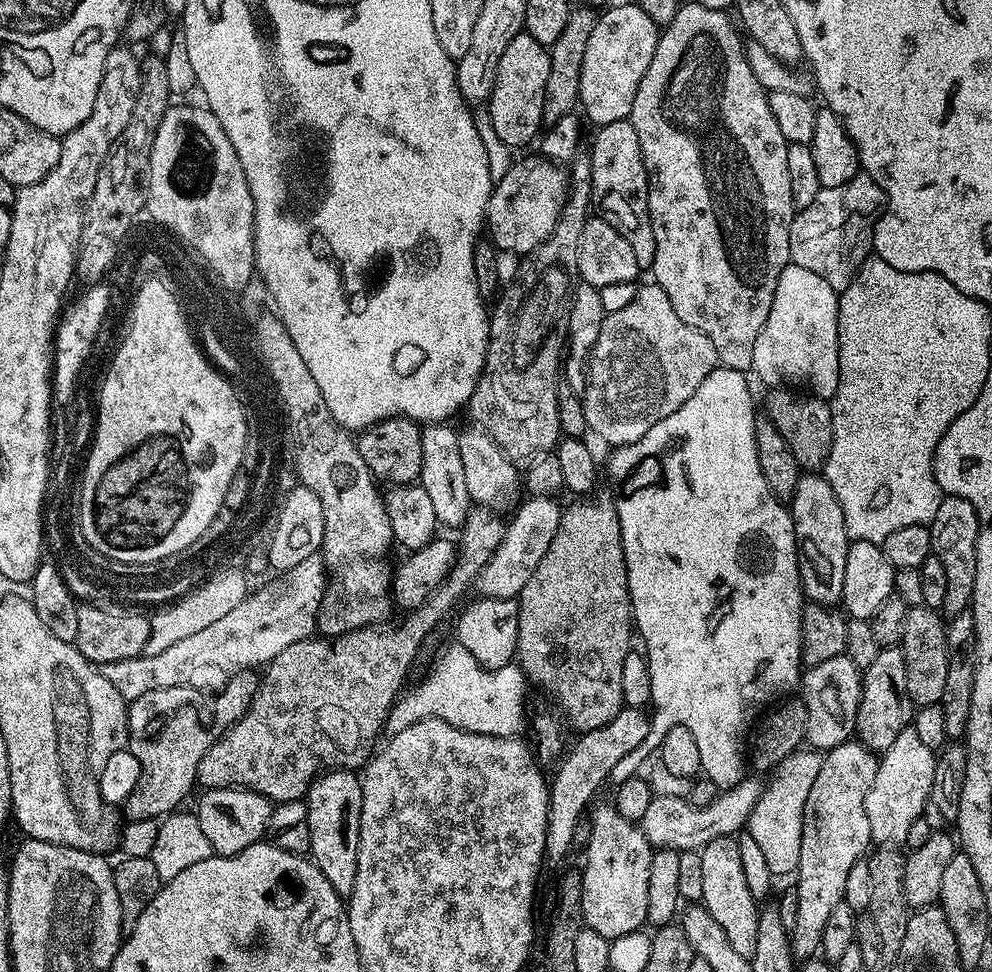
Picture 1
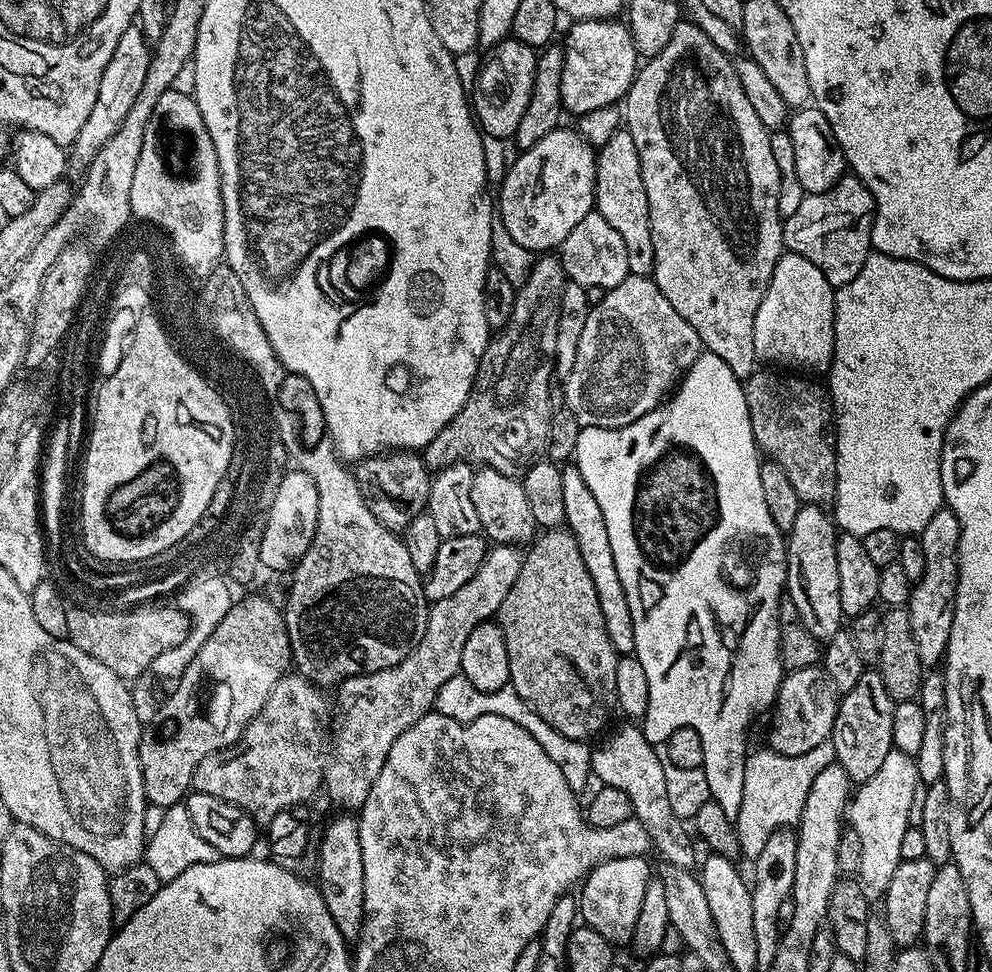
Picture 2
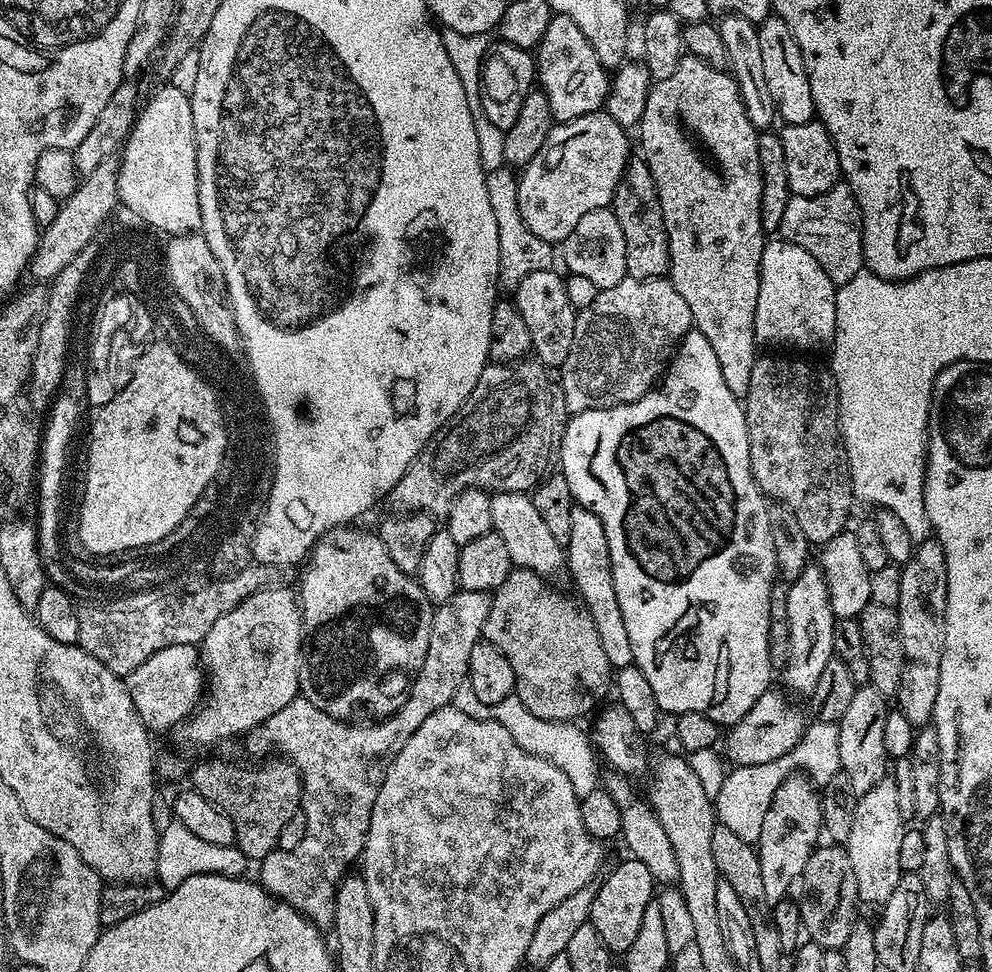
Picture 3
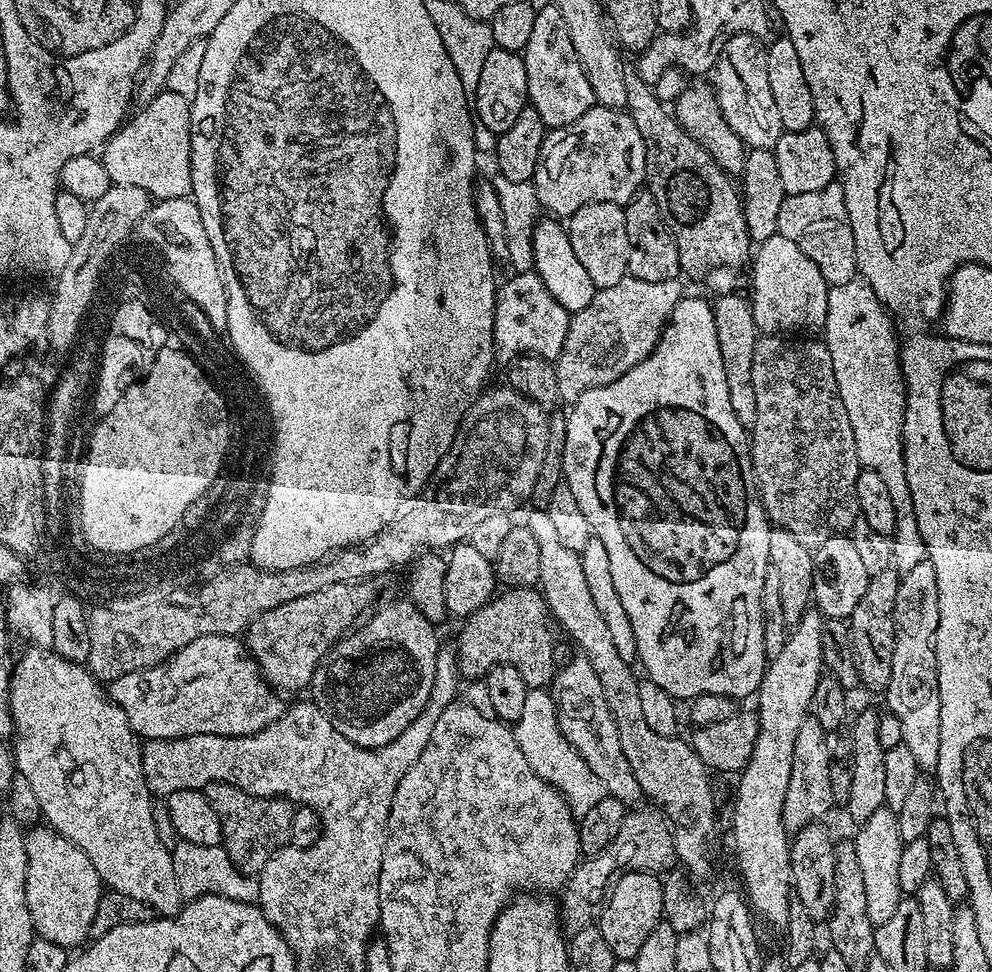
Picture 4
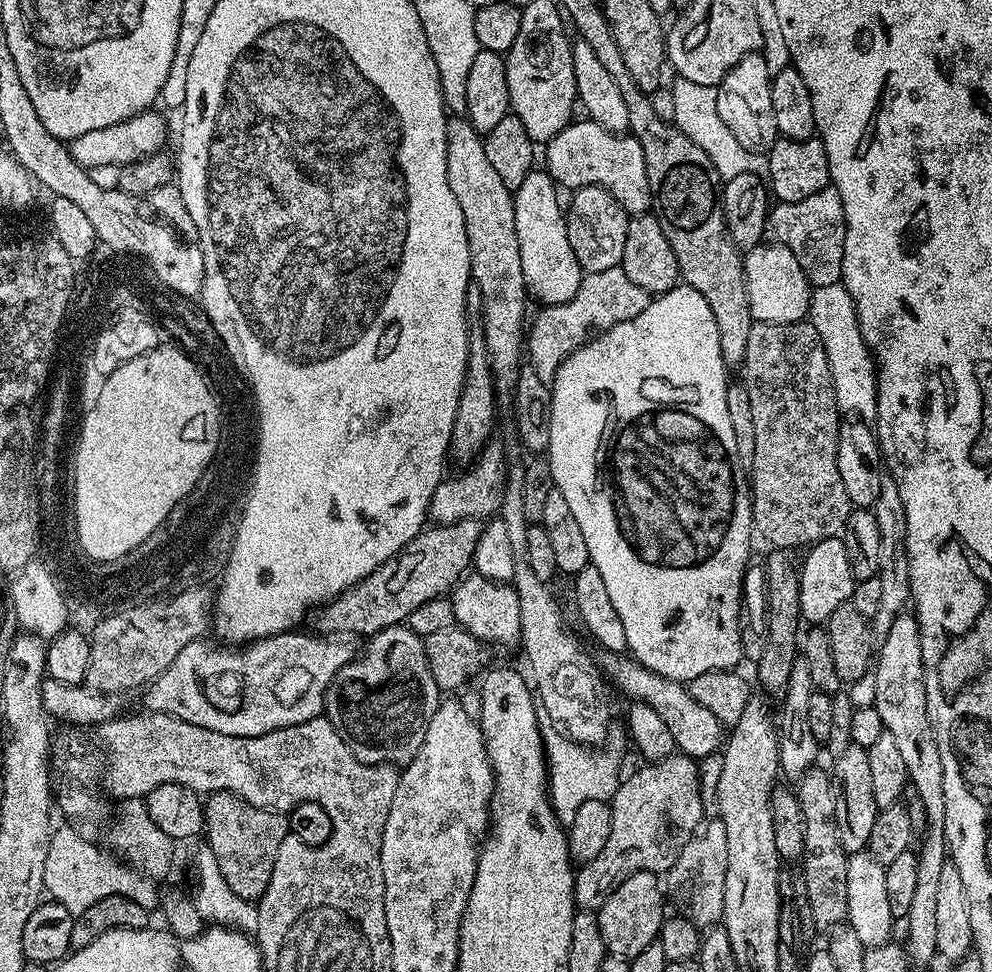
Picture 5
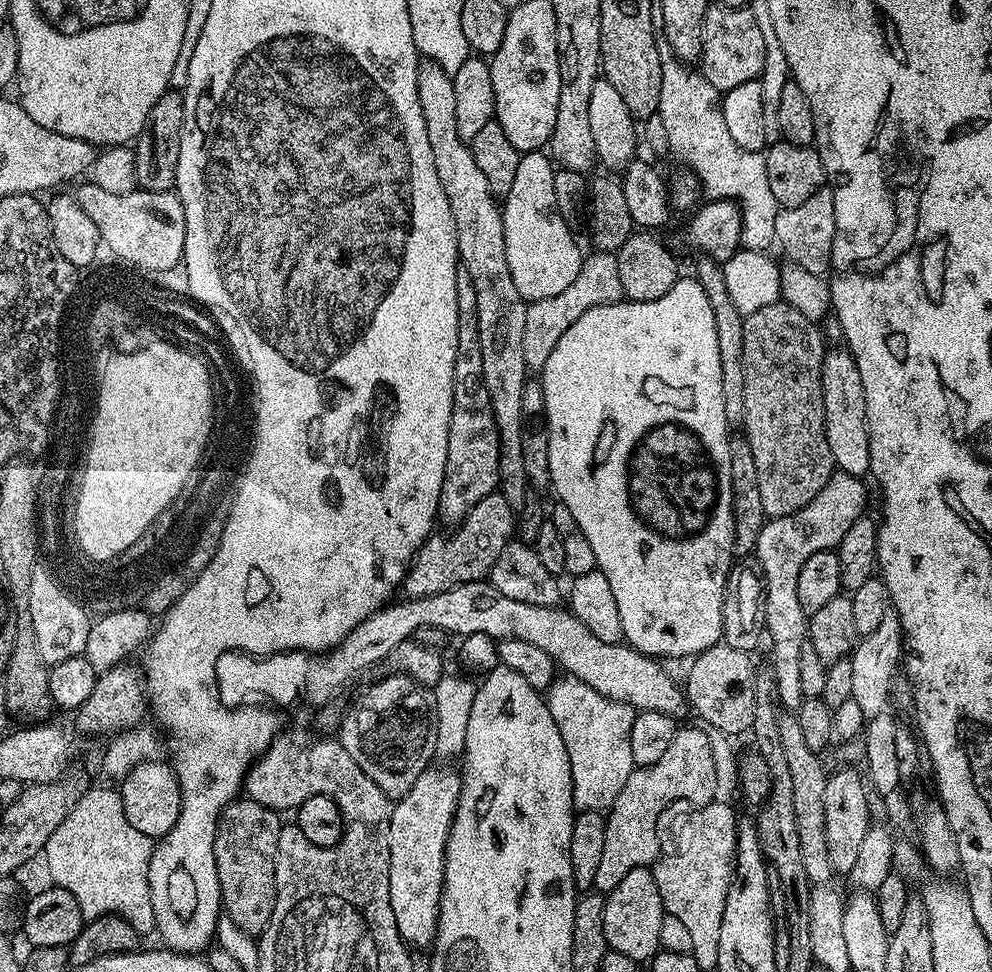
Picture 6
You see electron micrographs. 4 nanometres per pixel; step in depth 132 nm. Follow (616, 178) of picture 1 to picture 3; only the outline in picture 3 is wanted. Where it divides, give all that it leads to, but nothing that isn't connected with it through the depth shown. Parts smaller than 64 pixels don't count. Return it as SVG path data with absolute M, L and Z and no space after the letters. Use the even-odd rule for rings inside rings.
M643 158L629 159L610 207L618 218L618 226L622 226L622 234L626 238L628 276L633 280L659 280L667 277L668 239L662 218L662 202L658 198L654 174L650 174Z

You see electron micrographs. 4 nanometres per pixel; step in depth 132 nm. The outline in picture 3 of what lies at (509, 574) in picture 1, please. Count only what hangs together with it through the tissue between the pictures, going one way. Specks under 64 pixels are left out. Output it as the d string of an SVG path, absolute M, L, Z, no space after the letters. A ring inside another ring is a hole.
M463 590L456 591L451 598L445 602L445 604L439 605L432 613L432 633L430 634L430 646L428 647L428 653L424 659L424 664L420 667L420 671L417 672L415 680L412 682L412 691L406 698L406 702L402 705L393 716L386 716L377 719L375 722L364 722L368 724L356 724L360 722L349 722L346 720L339 720L334 718L330 714L326 714L322 710L318 710L318 706L314 706L314 702L310 702L304 696L297 694L295 698L290 702L290 706L282 706L282 710L278 710L278 714L274 714L274 718L266 718L264 724L258 725L254 731L247 733L246 741L248 740L248 748L253 752L253 757L260 758L267 755L268 751L273 748L273 753L284 754L287 750L288 744L280 737L280 732L284 732L287 728L292 728L300 720L300 732L292 732L288 736L288 740L292 744L300 744L300 760L295 761L296 769L300 771L300 803L302 805L302 811L306 814L308 819L308 825L306 826L306 838L302 838L302 842L298 842L298 846L292 852L274 851L263 860L259 861L258 868L260 868L260 877L258 877L259 883L265 890L272 896L277 896L282 902L286 902L294 910L298 910L301 914L310 921L311 924L317 926L331 925L334 918L334 898L336 897L336 891L340 885L340 881L345 876L349 875L352 863L359 861L364 854L364 843L366 842L366 834L370 830L370 814L374 810L374 798L378 798L378 790L382 786L382 782L386 778L388 773L388 767L394 762L394 758L398 754L398 750L402 750L402 746L406 746L406 742L410 742L410 734L414 734L414 730L418 730L418 726L422 726L422 722L426 722L426 718L430 718L430 714L434 714L434 710L442 710L443 708L451 705L454 694L458 690L460 684L465 683L468 679L468 667L470 666L470 650L474 650L474 646L479 642L484 634L484 623L486 622L486 614L490 614L490 606L492 605L492 596L487 592L466 592Z

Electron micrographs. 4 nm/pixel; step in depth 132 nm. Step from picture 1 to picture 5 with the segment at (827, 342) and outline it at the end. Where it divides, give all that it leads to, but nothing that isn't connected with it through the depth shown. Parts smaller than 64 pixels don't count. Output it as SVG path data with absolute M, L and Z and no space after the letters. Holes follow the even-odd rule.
M762 242L757 248L747 249L744 256L746 294L750 298L750 314L753 321L798 322L808 315L812 285L809 284L798 258L782 243Z

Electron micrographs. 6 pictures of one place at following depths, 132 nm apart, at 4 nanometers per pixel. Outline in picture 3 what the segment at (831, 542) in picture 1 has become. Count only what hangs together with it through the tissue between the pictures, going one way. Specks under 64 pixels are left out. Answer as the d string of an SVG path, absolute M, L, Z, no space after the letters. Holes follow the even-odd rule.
M809 562L802 574L790 582L786 618L789 622L789 660L782 671L783 687L789 693L811 694L814 686L818 686L818 678L826 662L834 659L834 626L837 622L830 606L830 594L826 590L826 578L819 563Z

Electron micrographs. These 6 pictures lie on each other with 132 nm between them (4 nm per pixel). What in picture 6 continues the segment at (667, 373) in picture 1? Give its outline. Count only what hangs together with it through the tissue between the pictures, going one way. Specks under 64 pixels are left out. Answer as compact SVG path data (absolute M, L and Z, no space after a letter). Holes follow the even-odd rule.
M589 251L581 259L578 278L562 290L562 294L550 294L548 298L534 300L528 304L526 310L526 323L522 334L522 358L526 358L526 366L529 370L543 370L546 366L546 358L554 354L554 346L558 346L558 338L586 314L599 304L618 304L625 299L622 290L622 281L618 275L618 262L615 252Z

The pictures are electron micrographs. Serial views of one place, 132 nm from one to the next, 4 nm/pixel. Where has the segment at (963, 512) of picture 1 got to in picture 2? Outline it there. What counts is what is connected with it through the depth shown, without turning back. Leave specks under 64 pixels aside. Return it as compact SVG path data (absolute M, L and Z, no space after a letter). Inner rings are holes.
M947 506L938 510L930 522L918 534L920 549L926 558L926 570L920 580L915 581L912 586L912 593L906 605L910 626L914 634L914 646L918 646L918 658L925 669L932 670L944 659L944 651L948 649L948 639L950 638L950 626L954 622L954 610L956 609L956 587L960 571L956 563L958 562L958 546L960 545L960 523L954 513Z

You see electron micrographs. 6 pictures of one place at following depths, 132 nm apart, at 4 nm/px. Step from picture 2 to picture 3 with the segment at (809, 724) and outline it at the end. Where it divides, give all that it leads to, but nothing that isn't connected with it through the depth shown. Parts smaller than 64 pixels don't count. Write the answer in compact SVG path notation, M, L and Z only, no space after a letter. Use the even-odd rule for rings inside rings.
M774 688L764 692L738 723L729 727L730 734L724 740L724 754L727 761L735 767L774 762L783 754L789 753L801 740L806 719L804 720L803 714L789 702L790 698L783 691L780 692L776 692Z

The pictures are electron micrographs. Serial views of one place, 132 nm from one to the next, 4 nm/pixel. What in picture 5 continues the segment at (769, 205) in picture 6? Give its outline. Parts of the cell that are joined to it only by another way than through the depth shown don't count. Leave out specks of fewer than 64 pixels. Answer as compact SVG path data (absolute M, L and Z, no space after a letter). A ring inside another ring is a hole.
M673 79L670 84L671 92L674 96L674 116L675 127L690 138L702 149L706 157L713 163L714 170L717 171L721 181L730 178L738 178L738 174L753 172L762 177L768 174L768 157L759 152L746 150L734 134L730 134L730 129L726 127L726 122L722 122L722 117L718 115L718 98L716 97L716 88L710 86L698 86L698 82L689 80Z

